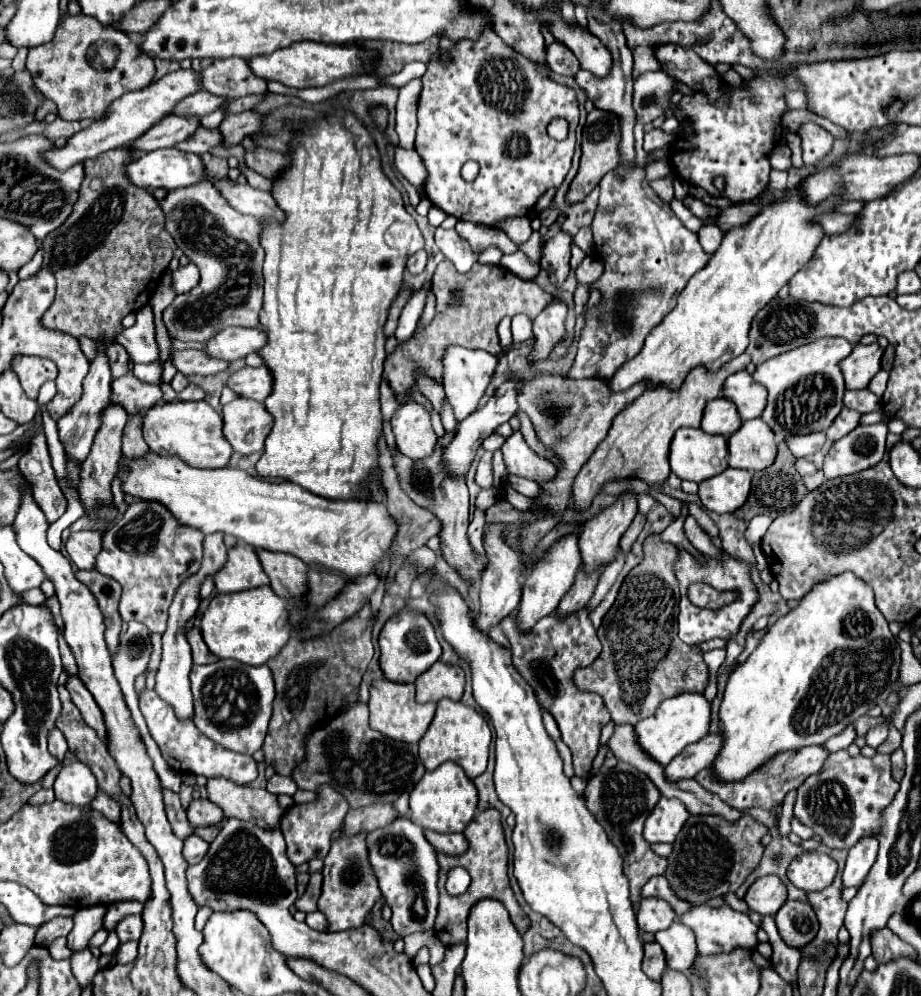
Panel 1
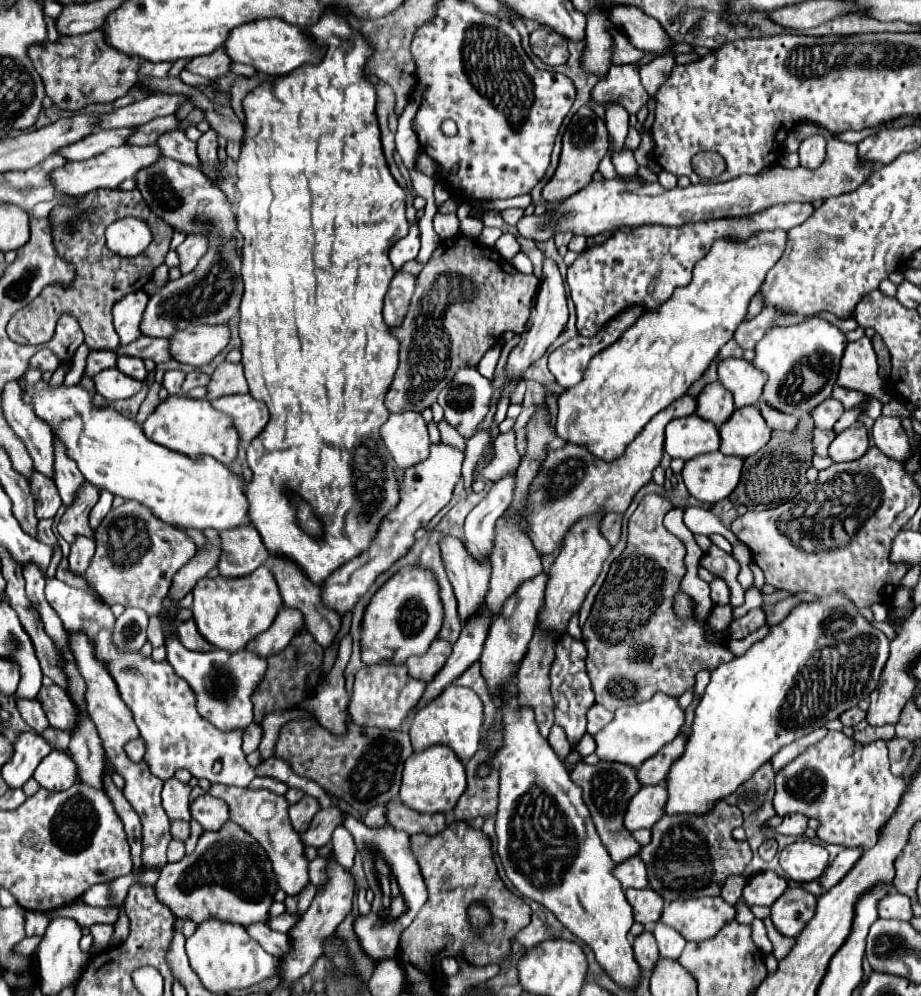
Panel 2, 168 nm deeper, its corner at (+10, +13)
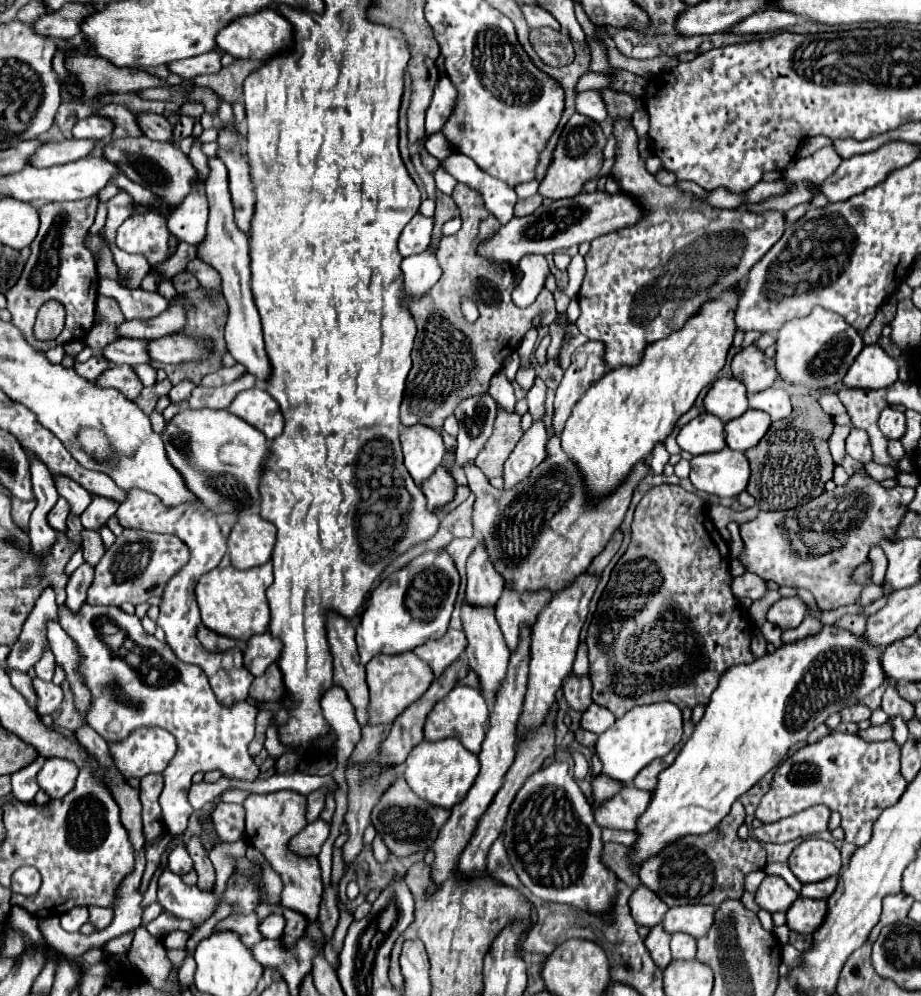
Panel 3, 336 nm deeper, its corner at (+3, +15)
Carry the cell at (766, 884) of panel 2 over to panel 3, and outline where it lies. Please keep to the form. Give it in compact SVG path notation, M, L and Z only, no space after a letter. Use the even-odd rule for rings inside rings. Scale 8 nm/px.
M766 877L756 893L756 903L760 909L766 909L768 913L782 911L786 913L790 905L798 899L798 893L782 879L782 877Z

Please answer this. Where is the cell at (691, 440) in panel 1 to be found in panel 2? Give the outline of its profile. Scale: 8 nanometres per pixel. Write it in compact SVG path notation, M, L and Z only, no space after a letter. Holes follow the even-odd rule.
M689 415L673 419L665 429L665 451L673 459L689 461L703 453L719 449L719 431L713 423Z

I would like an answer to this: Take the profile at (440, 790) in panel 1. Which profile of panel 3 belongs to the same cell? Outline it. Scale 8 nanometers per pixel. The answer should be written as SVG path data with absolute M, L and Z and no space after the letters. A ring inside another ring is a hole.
M448 737L444 741L422 741L418 743L408 759L406 759L406 769L404 769L404 777L410 785L410 789L424 801L452 809L456 803L460 803L468 789L474 785L476 775L480 771L480 763L478 763L478 755L468 753L468 749L464 749L464 745L460 745L460 741L456 741L454 737Z

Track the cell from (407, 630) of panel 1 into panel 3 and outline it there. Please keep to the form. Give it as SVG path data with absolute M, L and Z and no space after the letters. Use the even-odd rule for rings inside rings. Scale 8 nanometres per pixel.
M446 551L422 553L400 571L382 579L382 583L370 593L362 621L356 629L360 661L366 665L376 655L398 655L412 651L426 639L440 639L448 631L458 587L460 575L454 559Z

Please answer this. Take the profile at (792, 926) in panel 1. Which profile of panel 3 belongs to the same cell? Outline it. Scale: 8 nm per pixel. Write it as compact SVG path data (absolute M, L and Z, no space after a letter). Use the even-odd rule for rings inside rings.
M796 899L796 905L792 905L786 913L788 927L796 933L814 933L820 927L820 921L824 919L824 913L828 911L826 899Z

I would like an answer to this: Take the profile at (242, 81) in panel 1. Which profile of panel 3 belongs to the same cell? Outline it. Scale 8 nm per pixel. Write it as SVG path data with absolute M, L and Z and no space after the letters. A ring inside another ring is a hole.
M210 51L210 53L204 53L204 55L196 55L192 59L184 59L184 61L172 61L168 65L170 73L182 77L182 79L194 79L198 75L204 75L204 73L216 73L220 71L220 55Z

